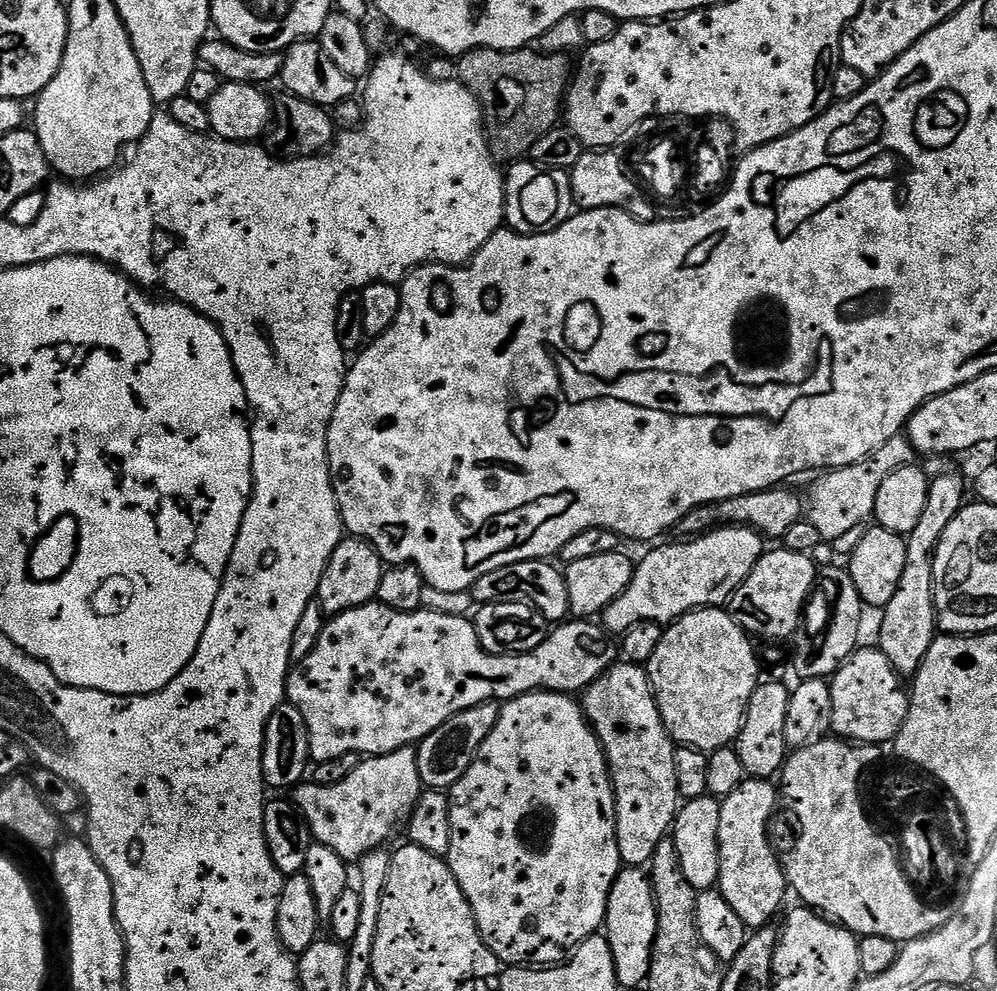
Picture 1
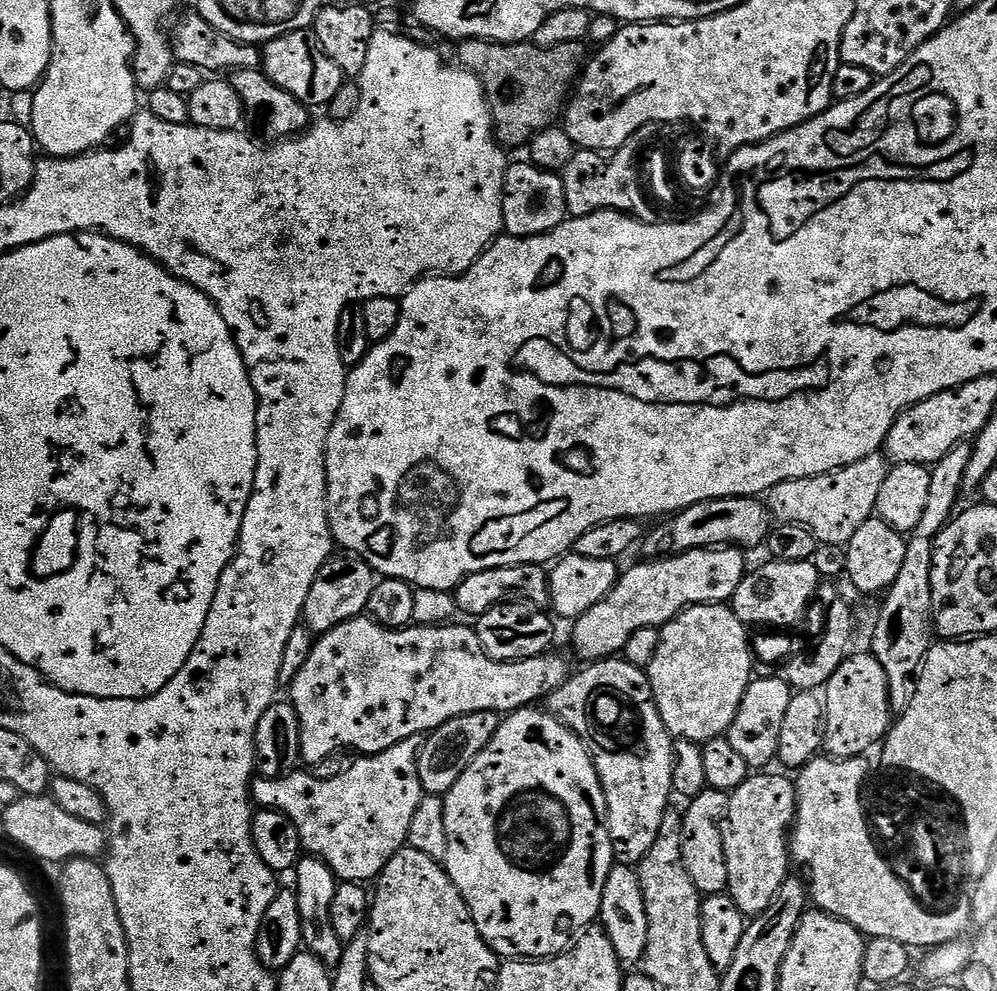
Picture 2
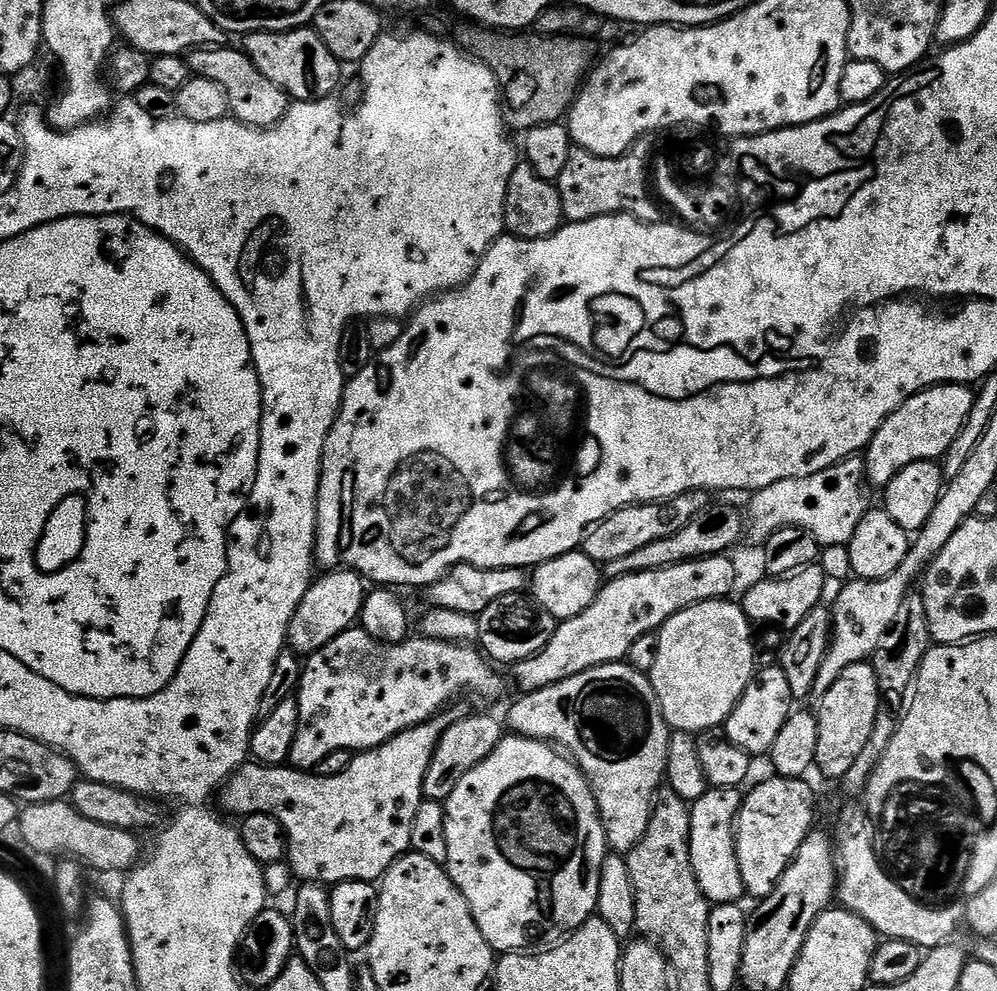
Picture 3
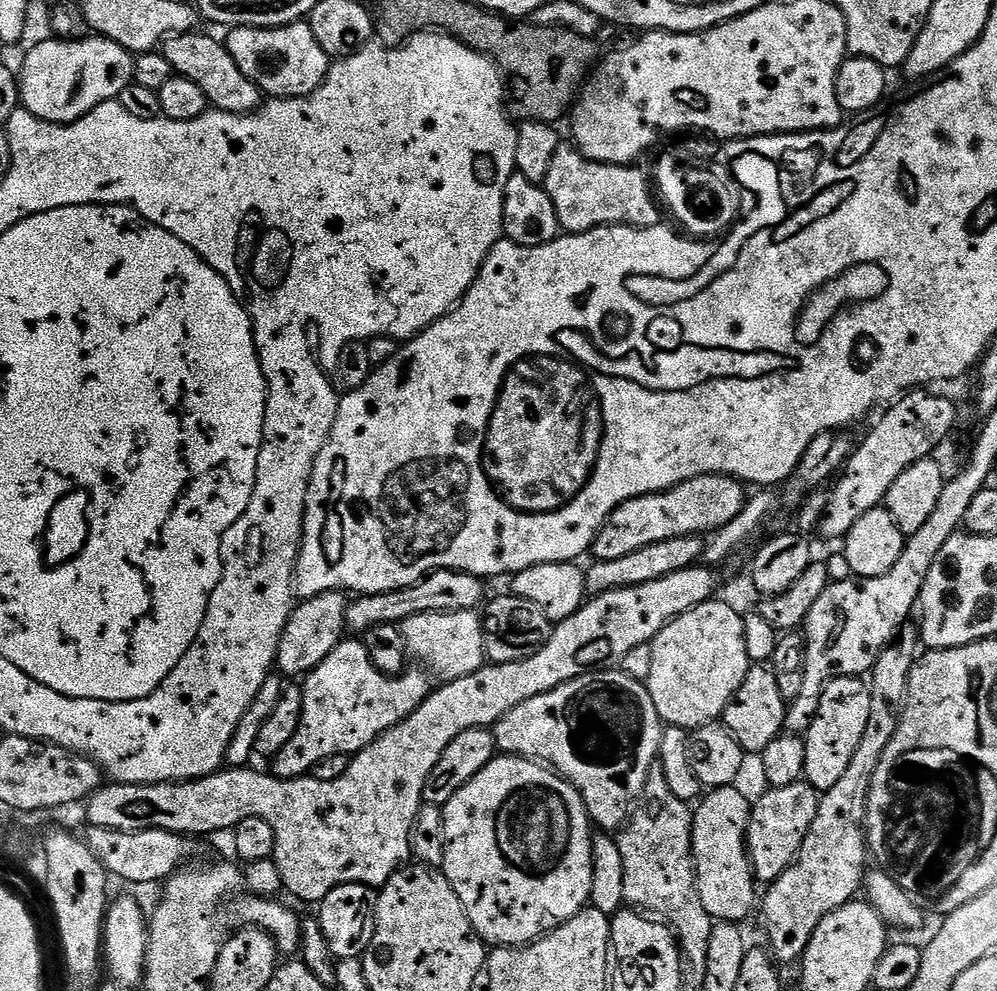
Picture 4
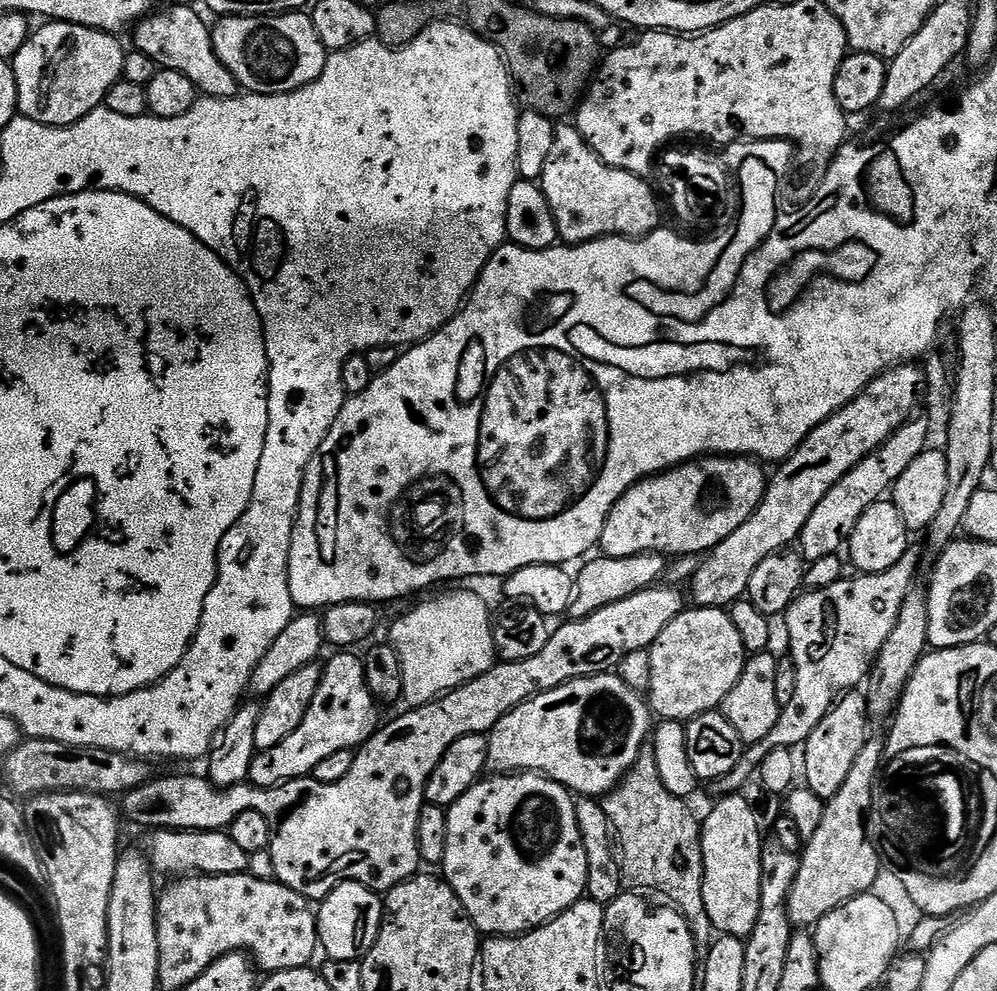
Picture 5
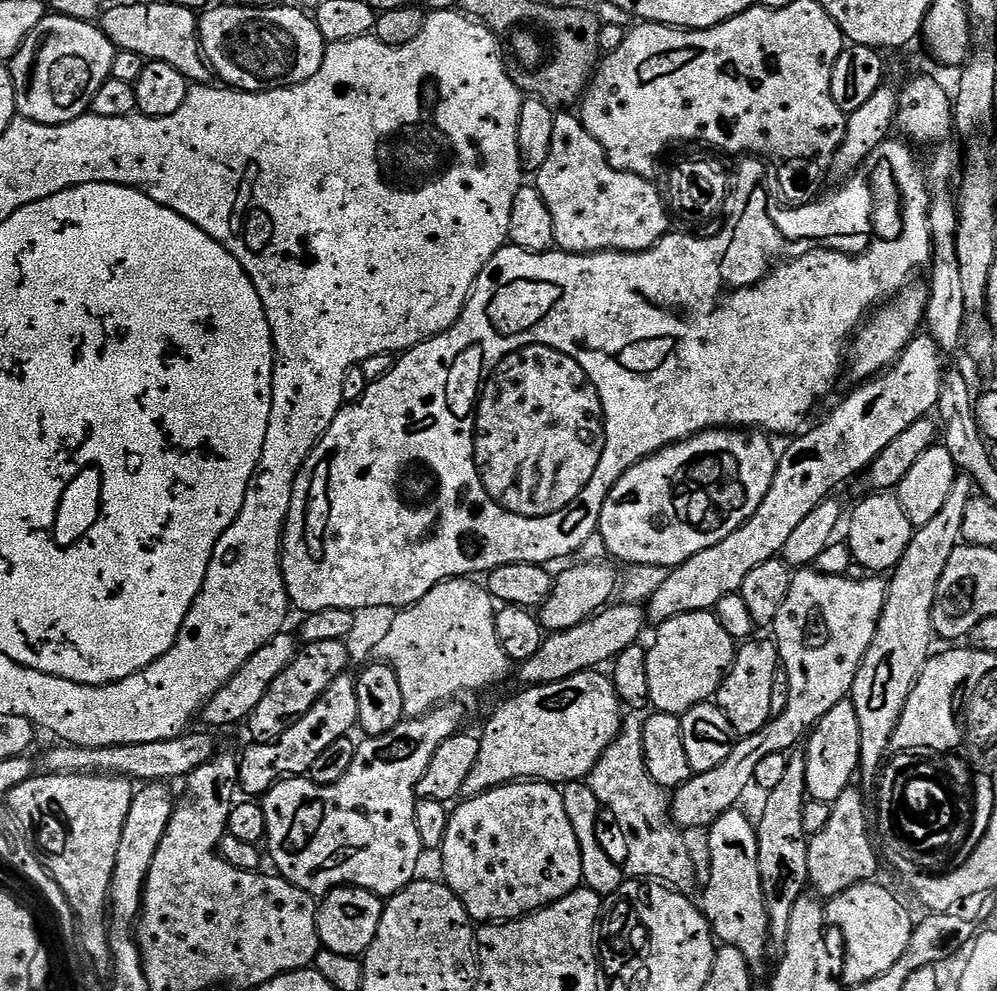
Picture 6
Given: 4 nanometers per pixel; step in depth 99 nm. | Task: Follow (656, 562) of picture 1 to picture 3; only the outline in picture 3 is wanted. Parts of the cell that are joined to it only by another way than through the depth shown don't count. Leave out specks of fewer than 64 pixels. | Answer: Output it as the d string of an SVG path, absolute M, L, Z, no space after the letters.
M724 554L707 556L701 560L687 560L678 566L670 566L662 570L639 572L638 574L617 576L609 579L601 587L590 607L582 610L580 616L563 621L550 638L548 645L539 654L530 657L529 660L525 660L519 665L520 680L525 684L523 687L527 691L536 692L539 688L557 684L566 678L577 676L591 668L623 661L627 657L624 655L647 632L655 633L674 613L707 600L722 600L731 597L733 595L731 592L736 588L736 564L732 560L727 560L728 558Z

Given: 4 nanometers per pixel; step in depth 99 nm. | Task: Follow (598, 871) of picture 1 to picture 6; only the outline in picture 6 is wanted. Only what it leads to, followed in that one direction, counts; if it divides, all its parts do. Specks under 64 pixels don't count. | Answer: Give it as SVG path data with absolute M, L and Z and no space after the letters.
M547 782L503 784L501 788L457 803L455 807L448 817L446 838L438 856L444 867L443 883L463 902L473 921L518 920L581 887L582 854L574 826L570 826L570 818L566 818L564 793L557 785Z

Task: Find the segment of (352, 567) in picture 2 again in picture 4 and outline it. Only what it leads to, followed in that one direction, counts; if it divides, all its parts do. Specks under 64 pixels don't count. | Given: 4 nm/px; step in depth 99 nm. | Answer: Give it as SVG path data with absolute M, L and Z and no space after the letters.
M327 592L309 600L300 600L288 615L280 635L275 667L288 678L303 678L313 672L328 657L330 650L334 650L345 639L344 619L348 606L349 601L344 592Z

